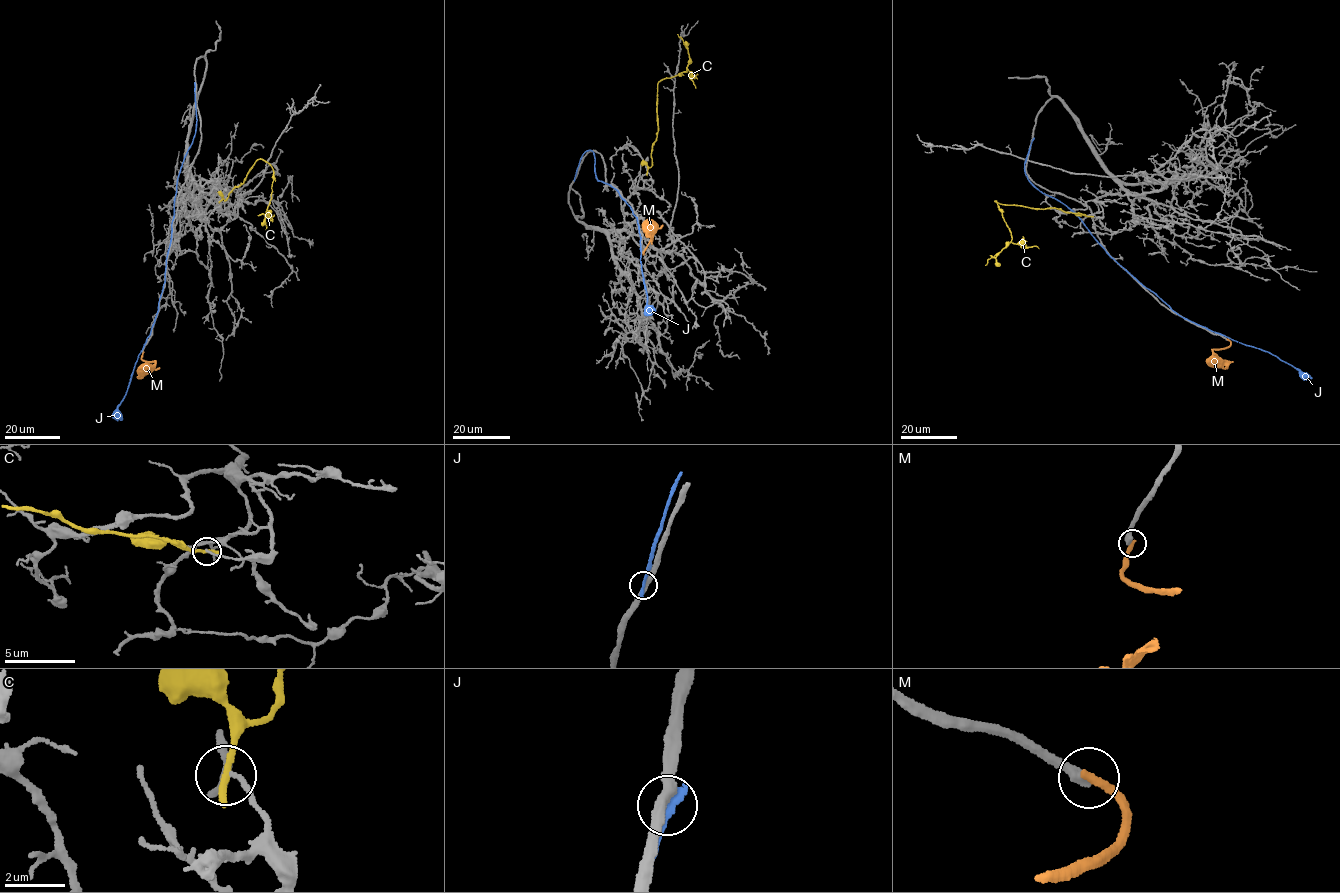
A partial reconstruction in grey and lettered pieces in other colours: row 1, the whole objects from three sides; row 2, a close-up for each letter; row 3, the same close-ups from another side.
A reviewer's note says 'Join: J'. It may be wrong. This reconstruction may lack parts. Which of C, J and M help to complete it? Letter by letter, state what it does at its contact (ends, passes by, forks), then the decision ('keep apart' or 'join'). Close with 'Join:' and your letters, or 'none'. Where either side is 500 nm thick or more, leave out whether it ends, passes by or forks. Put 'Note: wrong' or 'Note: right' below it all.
C: it ends; keep apart
J: it ends; keep apart
M: it ends; keep apart
Join: none
Note: wrong

